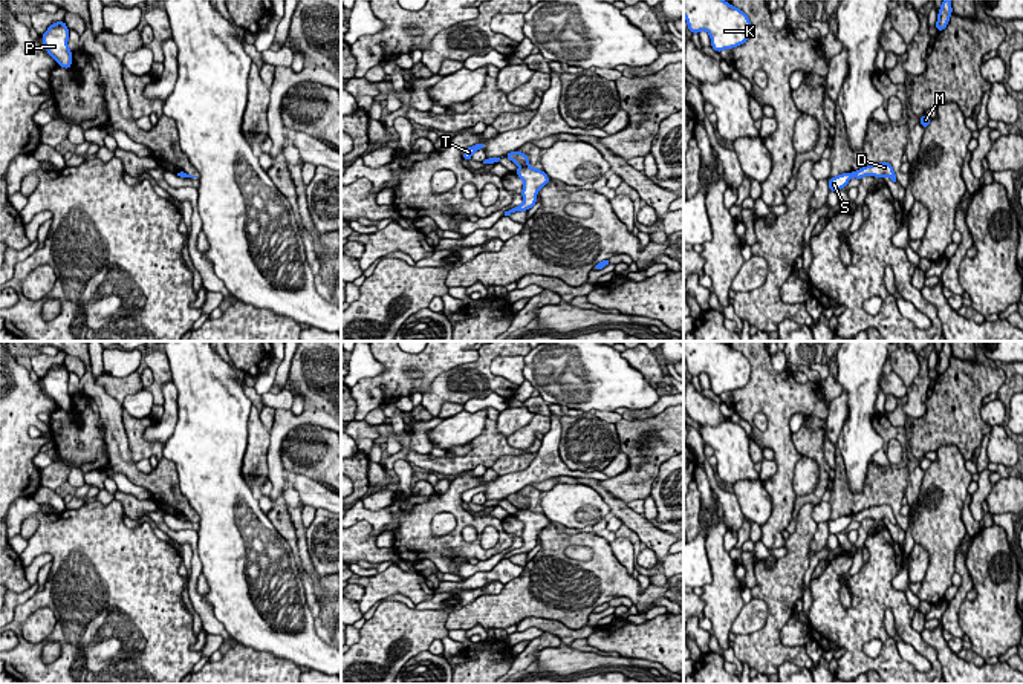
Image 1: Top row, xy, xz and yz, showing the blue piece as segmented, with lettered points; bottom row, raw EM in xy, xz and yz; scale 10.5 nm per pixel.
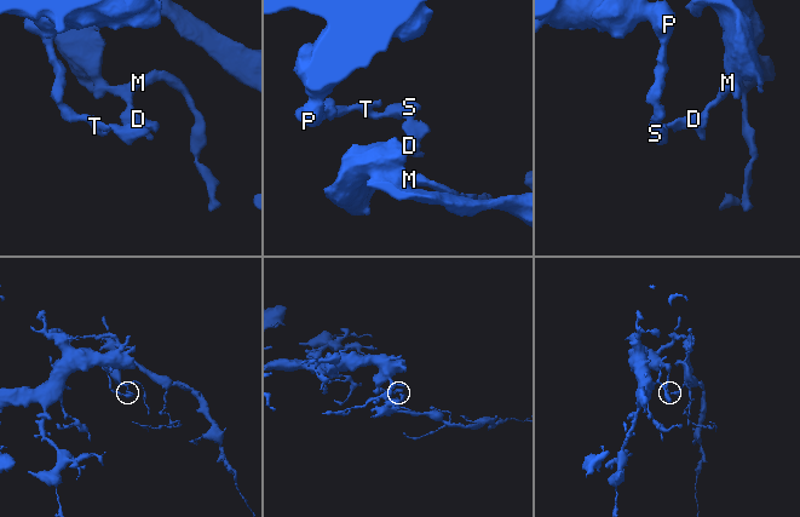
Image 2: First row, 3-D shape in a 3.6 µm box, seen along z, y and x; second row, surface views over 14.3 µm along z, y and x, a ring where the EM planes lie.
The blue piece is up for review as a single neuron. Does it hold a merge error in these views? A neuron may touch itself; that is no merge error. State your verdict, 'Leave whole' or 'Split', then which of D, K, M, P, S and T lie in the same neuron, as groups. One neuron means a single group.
Split. Groups: D M / K P S T

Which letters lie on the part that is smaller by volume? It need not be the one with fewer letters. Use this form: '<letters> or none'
D, M

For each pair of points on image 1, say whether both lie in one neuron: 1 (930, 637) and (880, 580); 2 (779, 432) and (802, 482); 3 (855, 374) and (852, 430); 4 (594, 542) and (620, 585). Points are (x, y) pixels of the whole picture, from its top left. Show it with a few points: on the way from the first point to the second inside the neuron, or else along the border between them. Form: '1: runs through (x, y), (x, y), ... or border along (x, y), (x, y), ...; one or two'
1: border along (919, 632), (936, 652), (936, 658), (941, 663); two
2: border along (802, 458), (794, 470), (792, 490), (795, 495); two
3: runs through (858, 387), (858, 416); one
4: runs through (603, 553), (603, 568), (609, 574); one

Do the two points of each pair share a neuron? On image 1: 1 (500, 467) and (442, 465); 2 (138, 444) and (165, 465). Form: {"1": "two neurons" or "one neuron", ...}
{"1": "two neurons", "2": "two neurons"}

